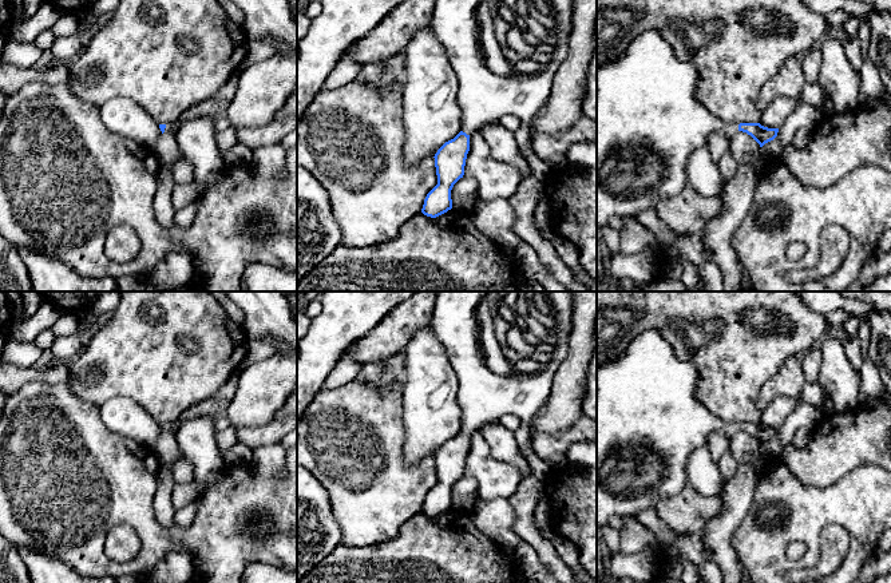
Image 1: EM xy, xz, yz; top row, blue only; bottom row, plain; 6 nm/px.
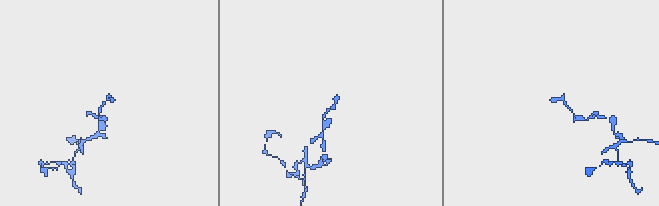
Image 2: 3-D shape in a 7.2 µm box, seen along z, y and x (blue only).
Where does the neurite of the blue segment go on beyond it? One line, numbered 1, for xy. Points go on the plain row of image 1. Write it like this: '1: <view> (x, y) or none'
1: xy (170, 427)

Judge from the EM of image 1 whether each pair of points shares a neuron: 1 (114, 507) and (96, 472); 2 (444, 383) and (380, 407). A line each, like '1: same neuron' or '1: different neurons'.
1: same neuron
2: different neurons

